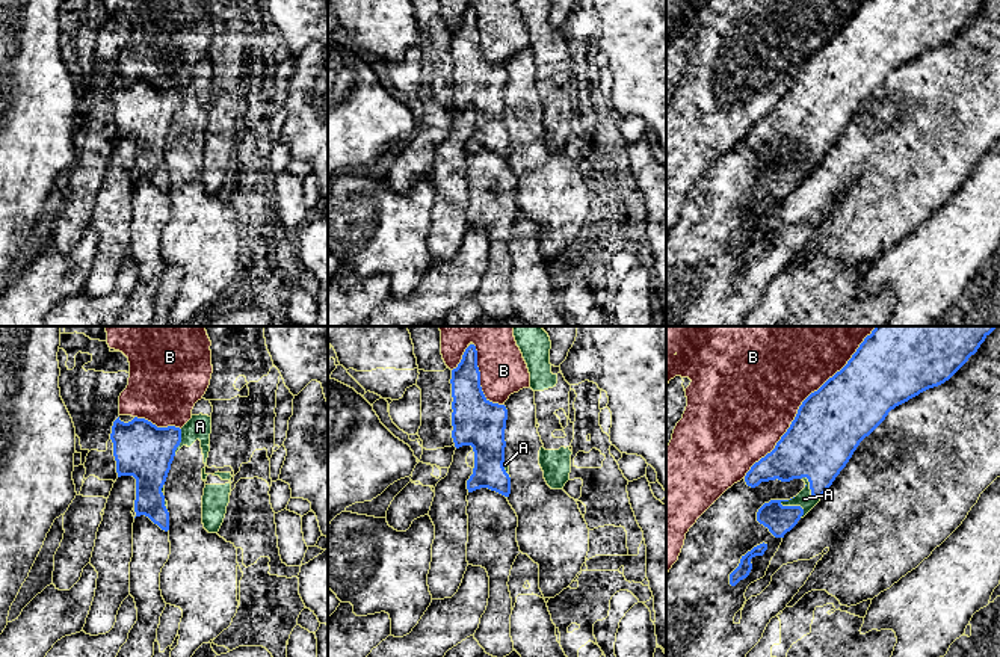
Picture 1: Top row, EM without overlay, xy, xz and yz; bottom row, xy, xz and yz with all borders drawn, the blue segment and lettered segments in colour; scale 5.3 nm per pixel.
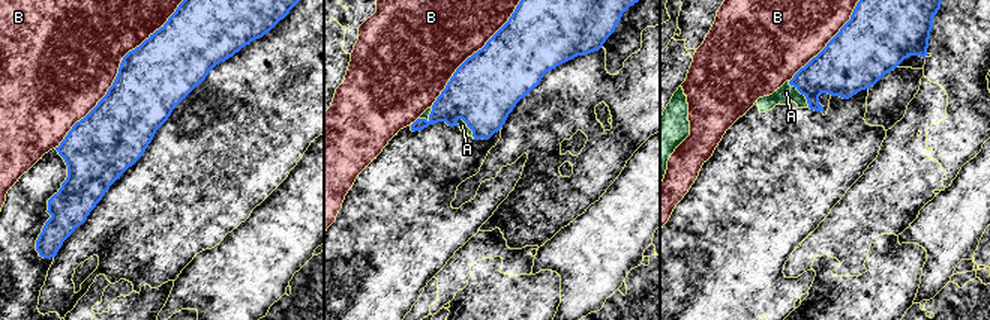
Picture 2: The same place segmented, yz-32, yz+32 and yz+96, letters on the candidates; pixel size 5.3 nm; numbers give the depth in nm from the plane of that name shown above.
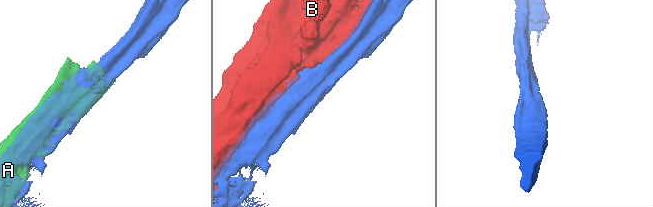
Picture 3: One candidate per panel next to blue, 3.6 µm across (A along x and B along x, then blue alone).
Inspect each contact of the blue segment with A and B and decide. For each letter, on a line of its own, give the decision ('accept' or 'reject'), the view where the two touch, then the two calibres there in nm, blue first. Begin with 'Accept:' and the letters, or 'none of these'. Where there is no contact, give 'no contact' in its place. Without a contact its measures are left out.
Accept: none of these
A: reject; meets blue in yz; 150 nm thick on the blue side, 90 nm on the other
B: reject; meets blue in yz; 380 nm thick on the blue side, 480 nm on the other

